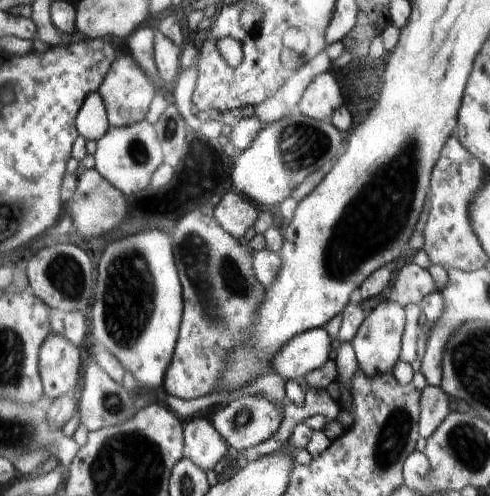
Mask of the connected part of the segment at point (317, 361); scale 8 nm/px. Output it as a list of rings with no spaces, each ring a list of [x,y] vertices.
[[[315,328],[297,334],[273,360],[273,372],[285,380],[301,380],[329,362],[329,352],[337,344],[325,328]]]

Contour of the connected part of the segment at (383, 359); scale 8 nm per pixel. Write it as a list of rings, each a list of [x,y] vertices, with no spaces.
[[[381,302],[381,306],[373,312],[369,312],[365,316],[365,322],[361,324],[357,336],[353,338],[353,348],[355,348],[355,356],[359,362],[359,368],[365,372],[365,376],[369,376],[371,380],[381,378],[385,374],[393,374],[397,364],[399,364],[399,356],[403,350],[403,332],[405,332],[405,306],[399,302]]]

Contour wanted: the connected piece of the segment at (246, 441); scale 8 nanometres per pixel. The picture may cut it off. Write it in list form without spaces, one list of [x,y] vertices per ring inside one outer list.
[[[249,396],[249,398],[235,400],[235,402],[227,402],[225,406],[221,406],[215,412],[215,416],[211,418],[211,422],[217,426],[217,430],[225,436],[225,440],[237,452],[243,452],[243,450],[255,448],[257,444],[261,444],[261,442],[265,442],[269,438],[275,438],[277,432],[281,430],[283,422],[285,422],[285,412],[281,414],[281,410],[275,404],[271,404],[267,398]]]

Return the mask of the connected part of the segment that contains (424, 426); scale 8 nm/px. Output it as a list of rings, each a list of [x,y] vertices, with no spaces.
[[[425,386],[423,390],[423,400],[421,400],[421,438],[429,440],[447,420],[451,414],[449,408],[449,394],[443,388],[437,386]]]

